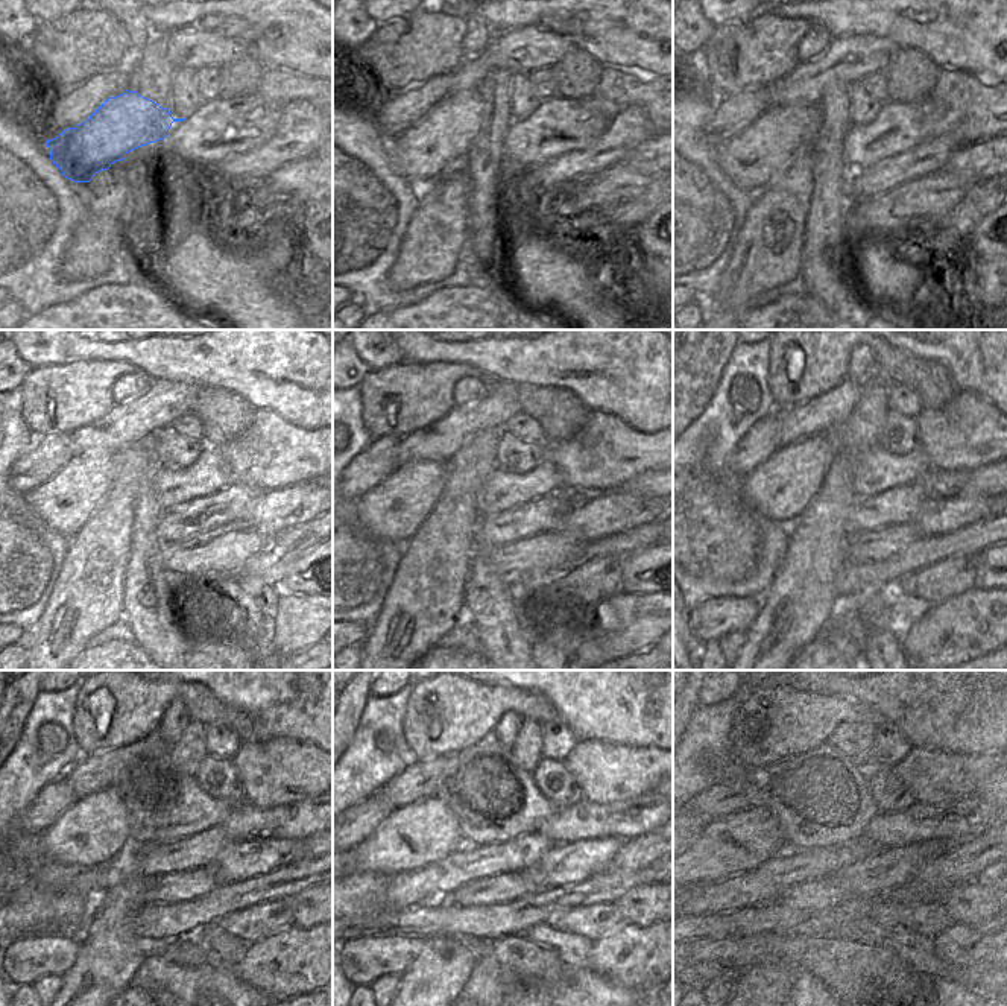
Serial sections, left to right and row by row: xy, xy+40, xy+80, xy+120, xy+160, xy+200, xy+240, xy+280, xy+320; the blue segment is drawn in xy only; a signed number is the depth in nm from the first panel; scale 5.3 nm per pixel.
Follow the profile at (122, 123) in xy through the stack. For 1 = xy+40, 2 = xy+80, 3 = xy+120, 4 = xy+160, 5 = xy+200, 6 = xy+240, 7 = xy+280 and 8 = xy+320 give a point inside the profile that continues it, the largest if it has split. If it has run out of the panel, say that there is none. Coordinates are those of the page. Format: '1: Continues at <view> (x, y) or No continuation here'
1: Continues at xy+40 (423, 152)
2: Continues at xy+80 (751, 160)
3: Continues at xy+120 (66, 502)
4: Continues at xy+160 (394, 511)
5: Continues at xy+200 (760, 494)
6: Continues at xy+240 (94, 828)
7: Continues at xy+280 (418, 835)
8: Continues at xy+320 (743, 841)

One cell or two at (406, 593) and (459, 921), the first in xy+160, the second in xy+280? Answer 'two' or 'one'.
two

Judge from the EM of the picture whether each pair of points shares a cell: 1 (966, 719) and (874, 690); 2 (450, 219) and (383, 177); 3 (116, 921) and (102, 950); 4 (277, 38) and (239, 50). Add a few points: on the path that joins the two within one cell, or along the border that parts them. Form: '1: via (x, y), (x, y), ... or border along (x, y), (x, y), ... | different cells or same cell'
1: via (943, 696), (939, 692), (896, 692) | same cell
2: border along (418, 183), (419, 205), (404, 231) | different cells
3: via (111, 929), (110, 942) | same cell
4: border along (246, 46), (248, 53) | different cells

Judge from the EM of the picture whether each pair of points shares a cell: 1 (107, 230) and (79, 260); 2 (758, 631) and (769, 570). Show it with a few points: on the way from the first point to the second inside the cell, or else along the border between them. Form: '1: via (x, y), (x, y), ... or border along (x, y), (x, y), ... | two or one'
1: via (99, 237), (87, 253) | one
2: via (766, 616), (769, 613), (769, 585) | one

